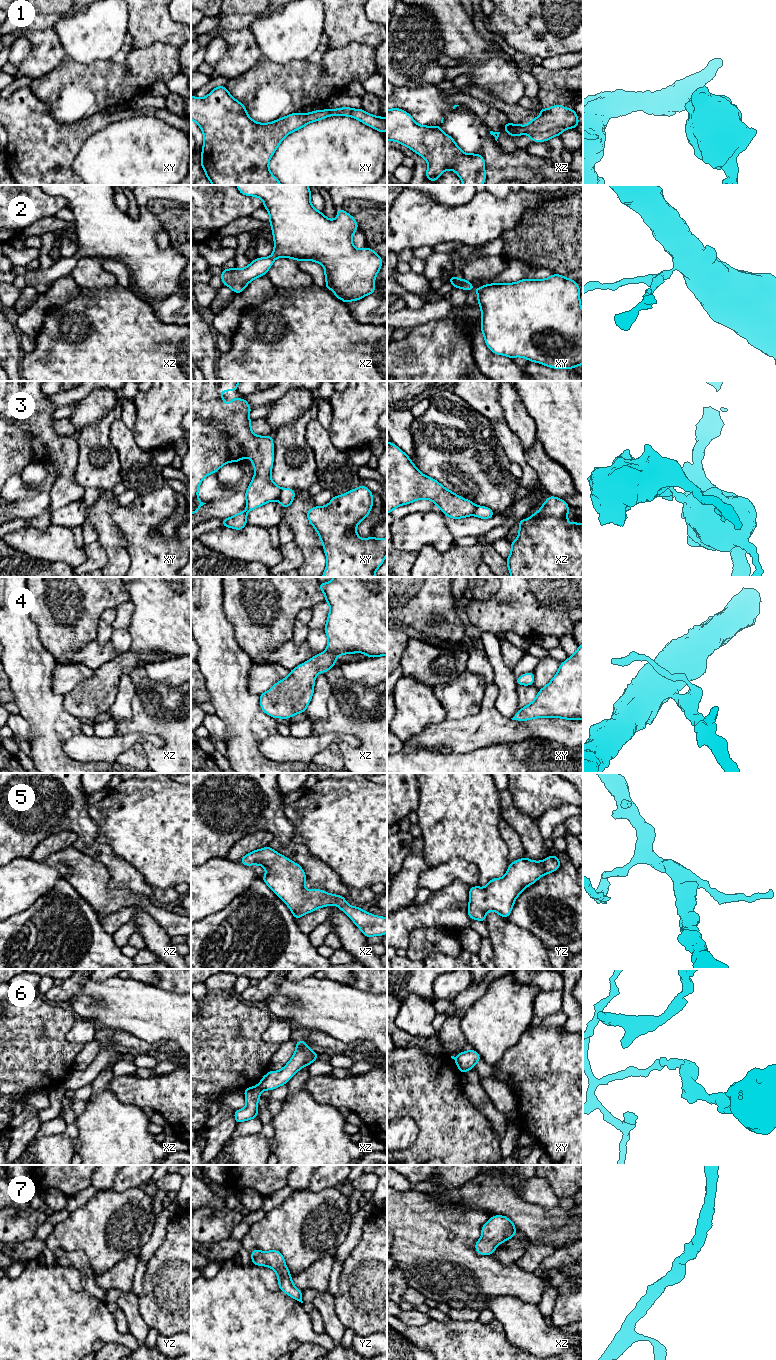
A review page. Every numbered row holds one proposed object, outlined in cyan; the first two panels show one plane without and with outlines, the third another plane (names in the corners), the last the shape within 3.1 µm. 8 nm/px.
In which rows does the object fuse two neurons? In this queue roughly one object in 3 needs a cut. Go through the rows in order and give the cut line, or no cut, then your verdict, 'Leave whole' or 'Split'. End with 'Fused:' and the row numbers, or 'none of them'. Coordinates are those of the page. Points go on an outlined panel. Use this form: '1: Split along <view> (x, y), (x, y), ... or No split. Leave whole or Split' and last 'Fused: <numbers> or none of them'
1: No split. Leave whole
2: No split. Leave whole
3: Split along xy (281, 489), (277, 499). Split
4: No split. Leave whole
5: No split. Leave whole
6: Split along xz (258, 1084), (262, 1089). Split
7: No split. Leave whole
Fused: 3, 6

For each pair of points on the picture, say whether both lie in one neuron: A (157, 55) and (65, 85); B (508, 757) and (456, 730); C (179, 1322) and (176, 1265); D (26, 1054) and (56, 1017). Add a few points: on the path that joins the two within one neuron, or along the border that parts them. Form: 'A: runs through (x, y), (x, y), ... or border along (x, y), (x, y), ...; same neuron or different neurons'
A: runs through (134, 76), (121, 83), (88, 85); same neuron
B: border along (511, 741), (475, 748), (465, 753); different neurons
C: runs through (179, 1308), (179, 1279); same neuron
D: runs through (27, 1043), (29, 1038), (45, 1024); same neuron

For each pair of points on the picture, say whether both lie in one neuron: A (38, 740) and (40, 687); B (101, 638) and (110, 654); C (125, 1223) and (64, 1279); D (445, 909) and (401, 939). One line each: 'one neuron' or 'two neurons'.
A: one neuron
B: two neurons
C: two neurons
D: one neuron

